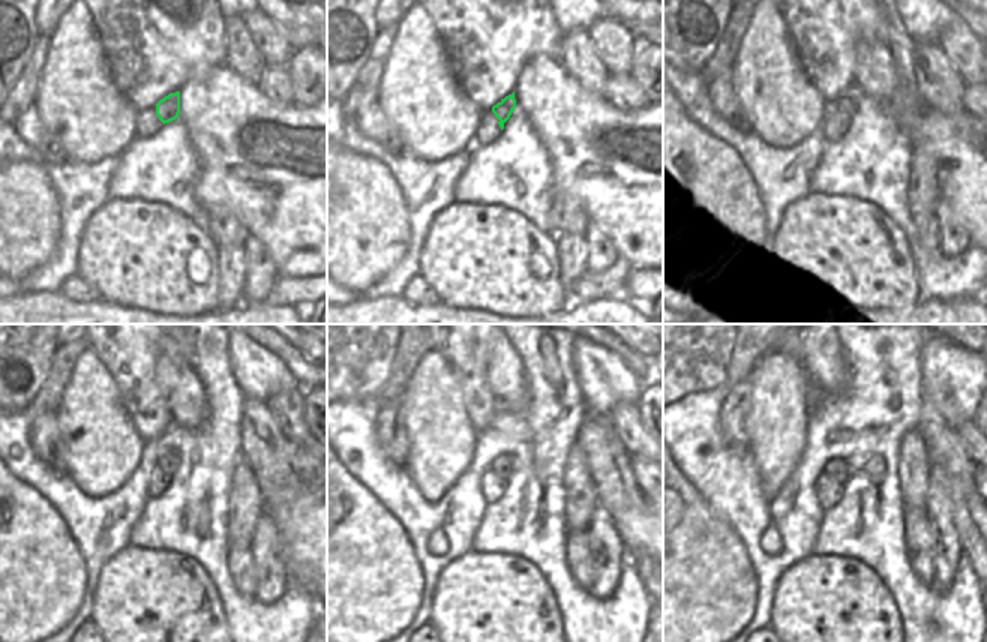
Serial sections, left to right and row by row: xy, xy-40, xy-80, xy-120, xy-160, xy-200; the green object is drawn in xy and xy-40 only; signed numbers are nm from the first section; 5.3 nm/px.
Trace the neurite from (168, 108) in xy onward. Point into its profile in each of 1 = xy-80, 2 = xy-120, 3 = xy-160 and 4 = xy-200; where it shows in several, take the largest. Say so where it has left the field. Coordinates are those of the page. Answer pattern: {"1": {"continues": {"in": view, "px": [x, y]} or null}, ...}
{"1": {"continues": {"in": "xy-80", "px": [843, 110]}}, "2": {"continues": {"in": "xy-120", "px": [168, 462]}}, "3": {"continues": {"in": "xy-160", "px": [503, 465]}}, "4": {"continues": {"in": "xy-200", "px": [837, 468]}}}

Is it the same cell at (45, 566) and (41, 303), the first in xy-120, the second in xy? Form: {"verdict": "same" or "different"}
{"verdict": "different"}

